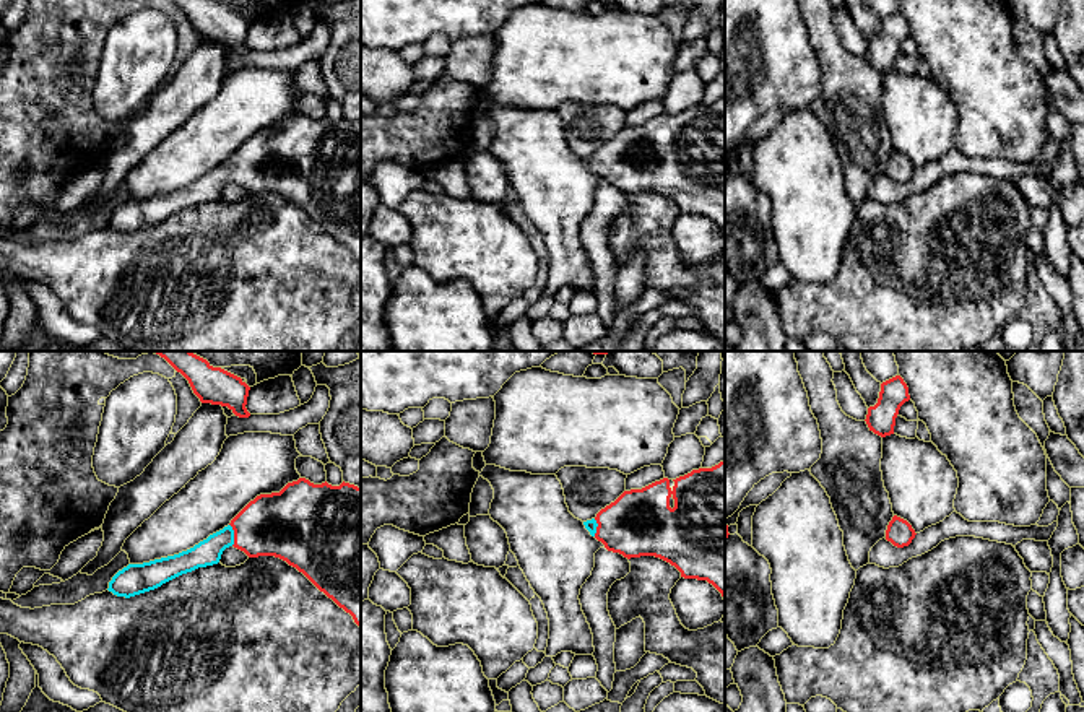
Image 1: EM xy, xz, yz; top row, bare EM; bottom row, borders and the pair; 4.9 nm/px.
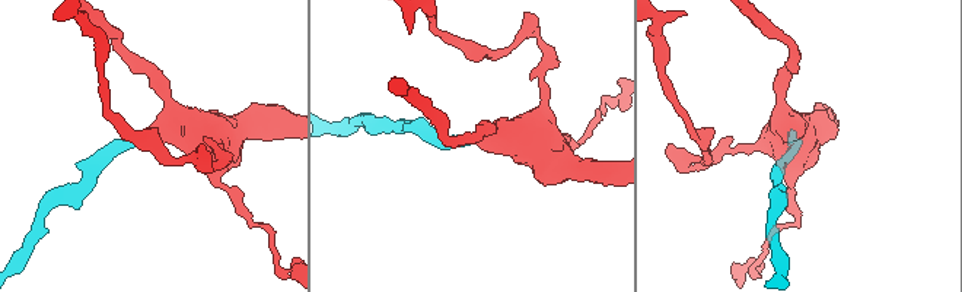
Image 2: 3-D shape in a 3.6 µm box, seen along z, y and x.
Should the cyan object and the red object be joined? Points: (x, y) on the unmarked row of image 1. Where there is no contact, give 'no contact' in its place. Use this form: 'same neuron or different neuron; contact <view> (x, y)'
same neuron; contact xy (233, 171)

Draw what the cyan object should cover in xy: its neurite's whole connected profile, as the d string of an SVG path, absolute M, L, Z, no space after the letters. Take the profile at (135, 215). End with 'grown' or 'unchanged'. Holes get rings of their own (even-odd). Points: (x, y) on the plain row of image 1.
M306 114L288 119L280 128L260 130L223 166L193 184L143 200L128 200L109 218L117 232L135 232L192 208L218 200L226 184L234 182L249 193L275 192L302 208L320 228L349 249L361 263L361 124L327 117L314 120Z | grown

